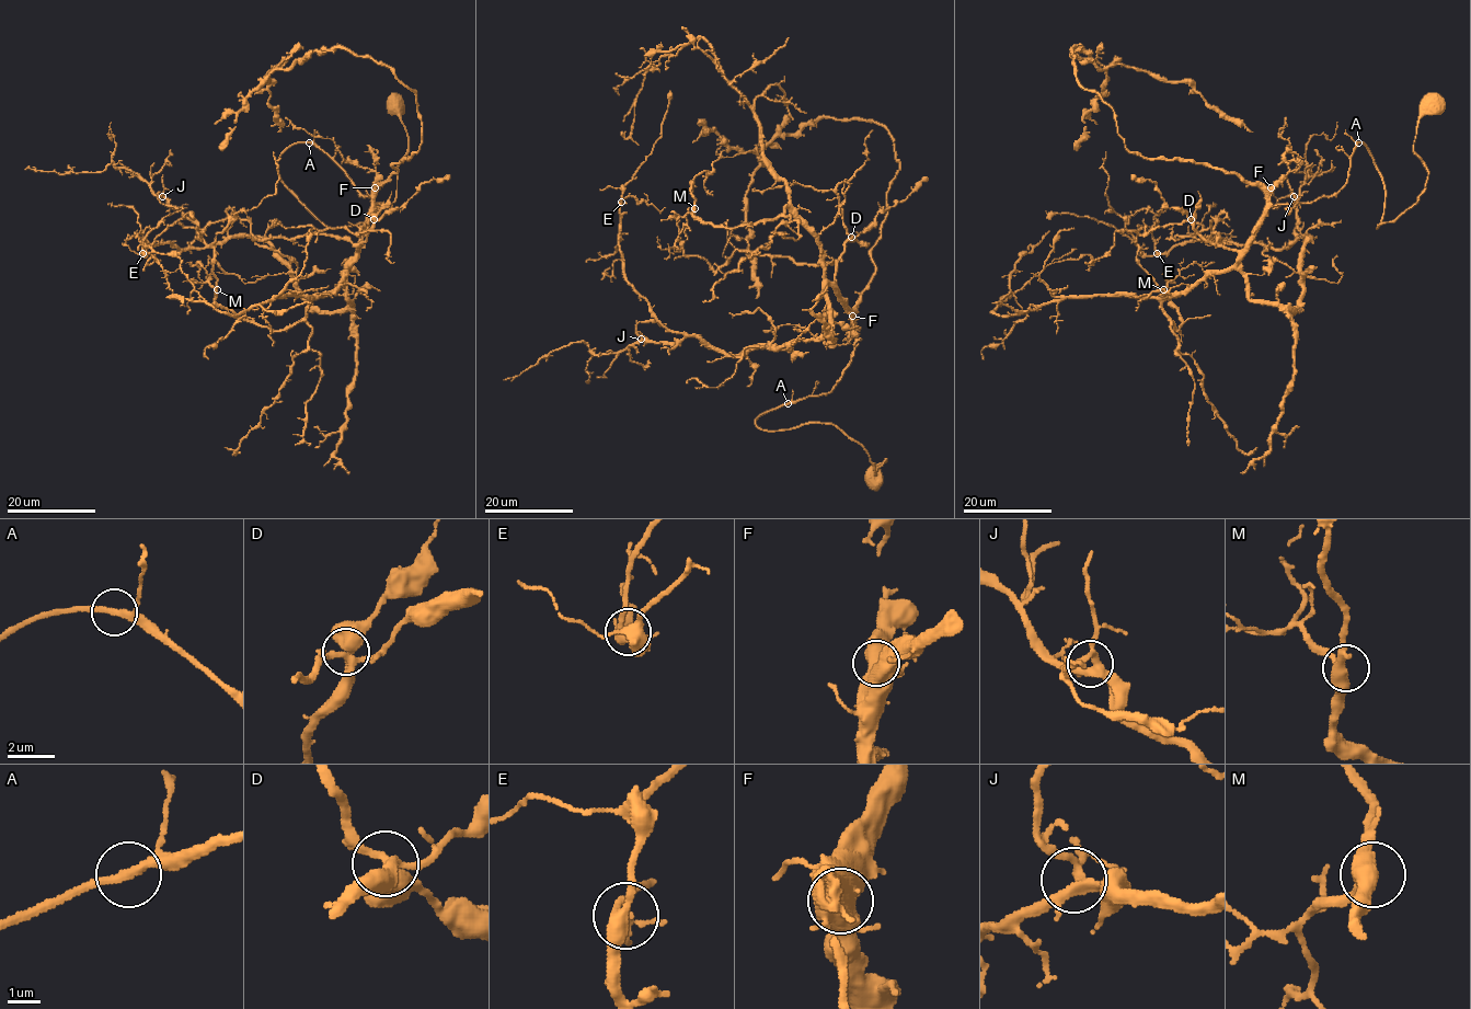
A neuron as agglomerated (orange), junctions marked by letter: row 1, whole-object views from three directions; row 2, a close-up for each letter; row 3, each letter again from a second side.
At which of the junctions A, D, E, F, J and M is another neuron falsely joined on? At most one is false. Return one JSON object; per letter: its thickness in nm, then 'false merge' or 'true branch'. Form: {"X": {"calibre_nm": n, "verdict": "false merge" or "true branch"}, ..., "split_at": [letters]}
{"A": {"calibre_nm": 220, "verdict": "true branch"}, "D": {"calibre_nm": 240, "verdict": "true branch"}, "E": {"calibre_nm": 340, "verdict": "true branch"}, "F": {"calibre_nm": 480, "verdict": "true branch"}, "J": {"calibre_nm": 300, "verdict": "true branch"}, "M": {"calibre_nm": 400, "verdict": "true branch"}, "split_at": []}

